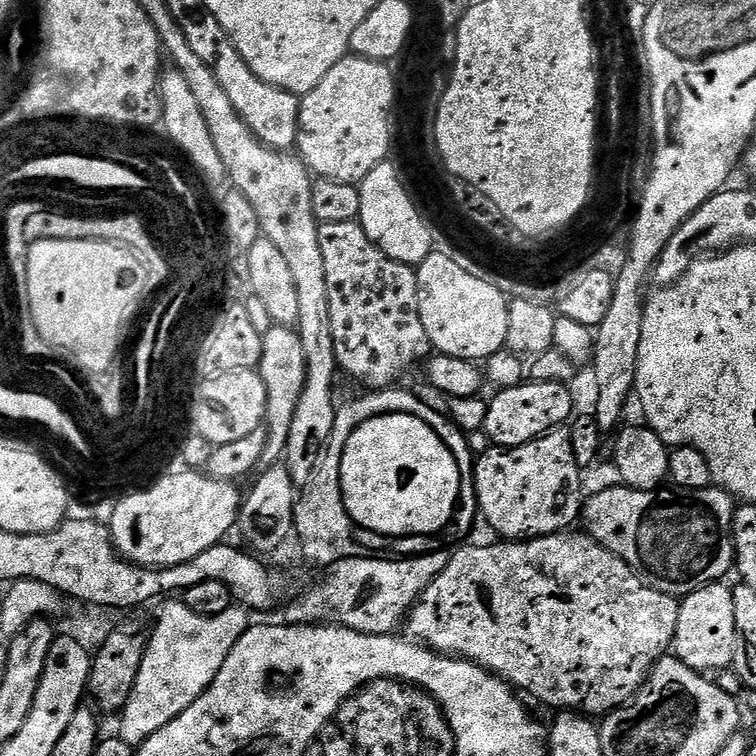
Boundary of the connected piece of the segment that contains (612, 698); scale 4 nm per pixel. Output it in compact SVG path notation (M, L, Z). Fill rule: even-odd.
M565 530L554 536L538 536L535 540L496 542L500 544L492 544L489 548L460 548L456 553L453 551L449 555L447 566L437 574L434 582L430 582L427 590L412 605L412 610L406 617L406 629L408 628L409 632L407 635L434 652L451 654L453 657L470 660L473 664L488 669L492 675L499 676L513 689L521 693L529 692L534 699L549 704L552 710L581 710L586 714L597 714L596 712L607 714L627 704L644 685L649 672L661 656L673 647L680 600L644 584L645 577L637 569L629 566L610 550L606 550L598 541L586 534L575 536L574 533L575 531Z

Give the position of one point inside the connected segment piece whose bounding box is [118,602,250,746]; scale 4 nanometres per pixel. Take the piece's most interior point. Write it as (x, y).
(186, 650)

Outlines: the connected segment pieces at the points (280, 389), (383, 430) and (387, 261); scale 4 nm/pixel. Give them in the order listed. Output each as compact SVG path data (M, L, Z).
M274 326L263 335L262 354L258 371L266 386L266 414L264 424L268 429L266 450L262 450L261 465L271 466L281 463L286 450L286 438L290 434L290 422L294 422L294 410L306 382L306 356L302 354L300 335L291 327Z
M395 412L375 416L346 442L342 494L352 523L380 536L434 537L443 533L460 503L460 474L454 454L426 422Z
M355 220L350 222L330 222L320 224L318 230L318 250L322 250L322 263L326 270L326 287L330 294L330 327L334 334L334 354L336 355L336 366L341 373L344 372L352 380L357 380L368 390L377 388L390 388L397 383L396 380L407 368L415 364L423 365L428 357L433 355L434 349L430 338L426 334L426 326L422 326L422 318L418 314L418 282L416 281L416 268L410 264L403 264L394 258L390 258L378 247L366 234L366 230Z

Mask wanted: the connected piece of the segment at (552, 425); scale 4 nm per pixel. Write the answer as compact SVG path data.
M532 380L515 384L513 388L499 389L493 400L487 401L488 413L482 429L493 445L503 449L529 444L573 419L572 392L567 383L559 380Z

